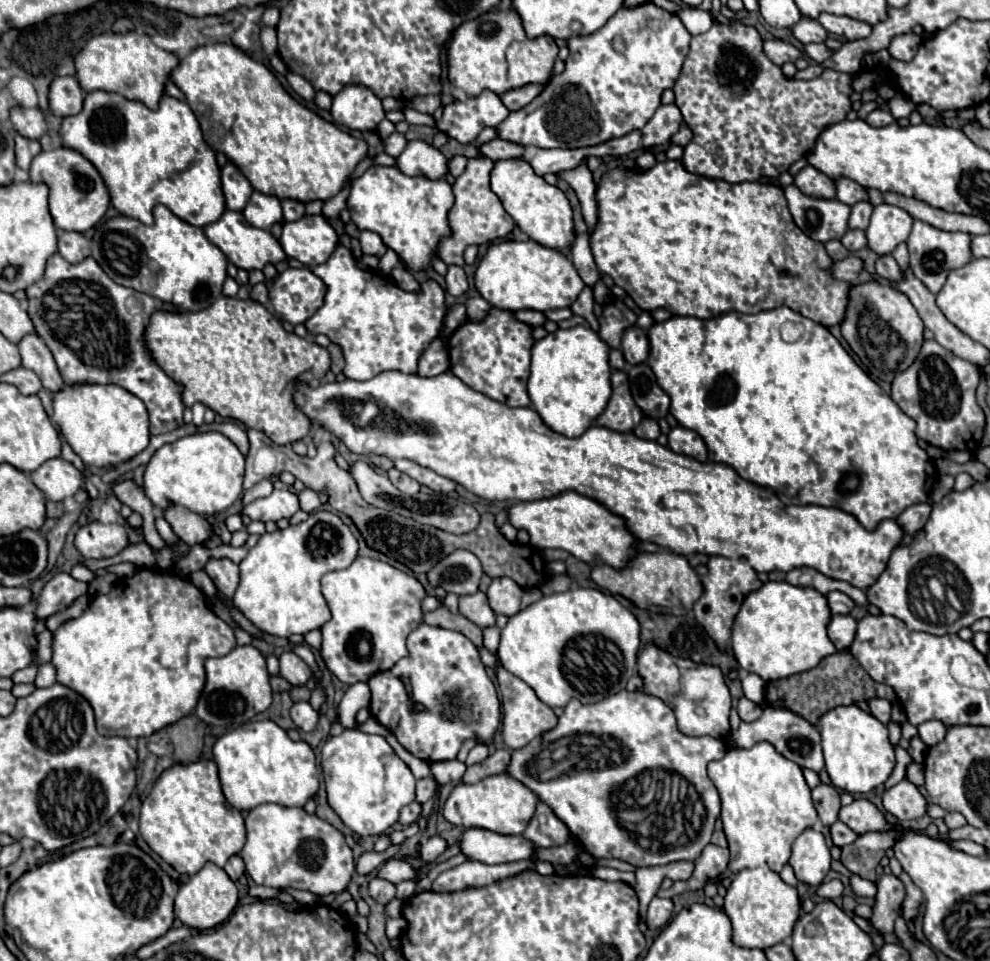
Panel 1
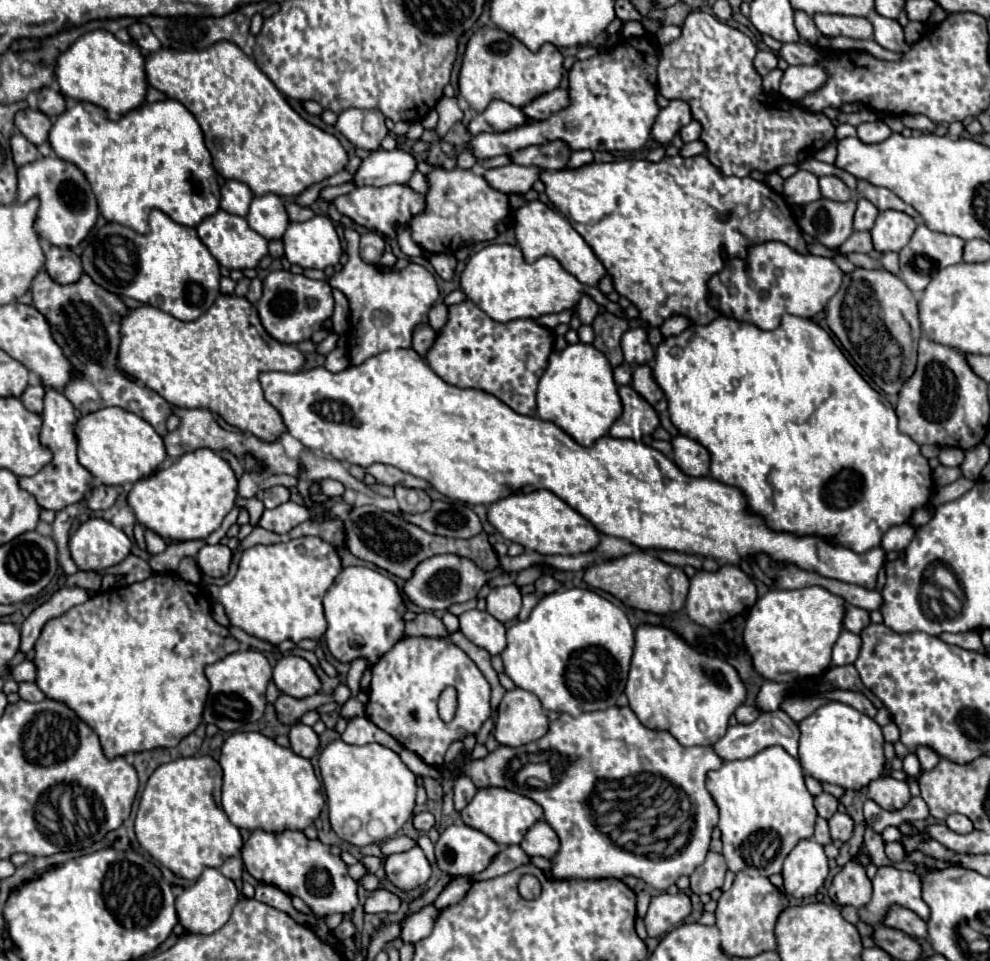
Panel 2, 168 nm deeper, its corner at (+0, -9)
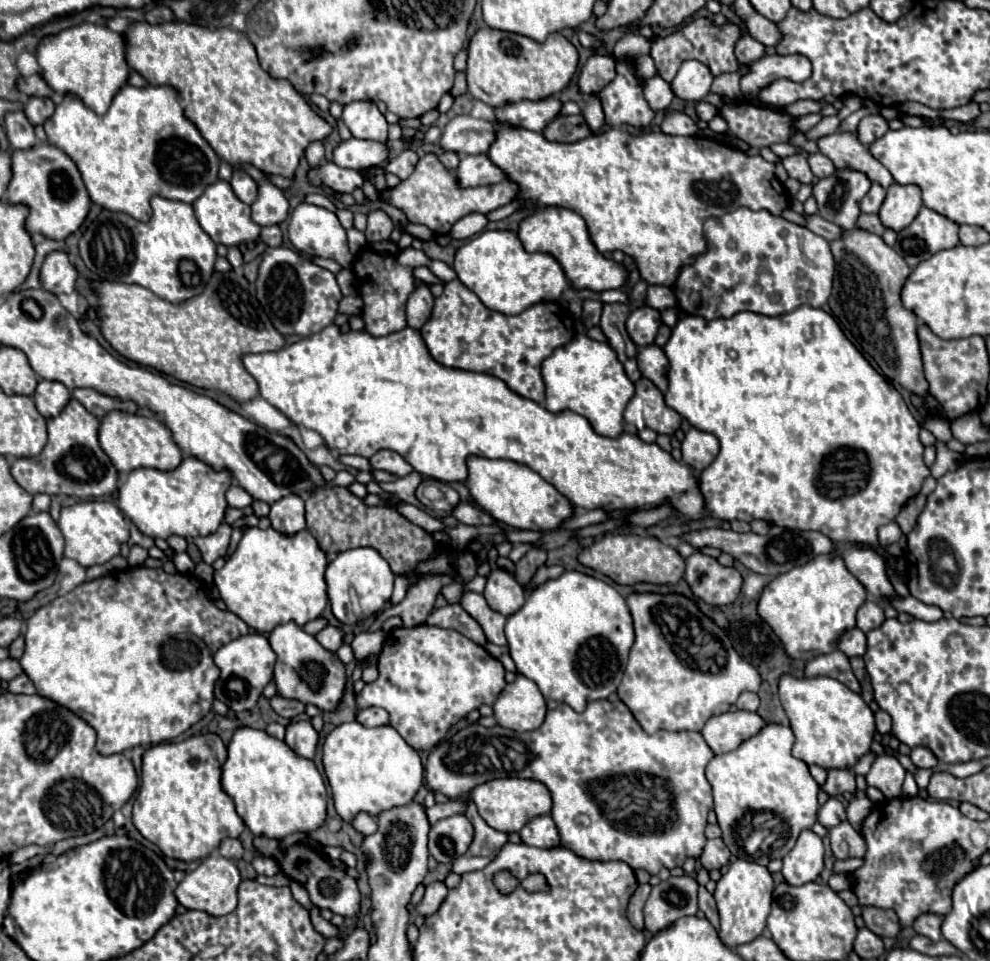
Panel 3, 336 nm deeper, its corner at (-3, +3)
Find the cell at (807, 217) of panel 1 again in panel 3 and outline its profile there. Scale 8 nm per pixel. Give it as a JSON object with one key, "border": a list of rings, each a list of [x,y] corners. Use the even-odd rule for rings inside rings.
{"border":[[[837,169],[837,173],[831,175],[831,177],[825,177],[825,179],[819,179],[819,183],[813,185],[813,197],[817,201],[817,207],[819,207],[819,215],[831,223],[837,223],[841,229],[845,231],[851,231],[855,227],[855,221],[859,217],[859,201],[867,195],[869,187],[871,187],[871,181],[857,173],[857,171],[841,171]]]}

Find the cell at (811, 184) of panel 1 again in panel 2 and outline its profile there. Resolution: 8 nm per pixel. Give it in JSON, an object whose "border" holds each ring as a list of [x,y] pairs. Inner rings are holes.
{"border":[[[796,171],[790,179],[784,181],[784,199],[788,203],[796,205],[806,205],[816,199],[820,199],[820,189],[818,189],[818,177],[812,175],[810,171]]]}

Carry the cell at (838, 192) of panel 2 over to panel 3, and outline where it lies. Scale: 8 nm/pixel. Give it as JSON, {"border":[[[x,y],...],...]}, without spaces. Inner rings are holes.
{"border":[[[821,153],[809,155],[809,165],[811,165],[811,171],[815,173],[815,177],[819,177],[819,179],[829,177],[829,175],[833,175],[837,171],[835,165],[833,165],[833,161],[829,157],[821,155]]]}

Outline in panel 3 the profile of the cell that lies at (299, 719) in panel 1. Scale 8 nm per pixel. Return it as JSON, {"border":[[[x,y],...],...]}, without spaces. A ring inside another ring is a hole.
{"border":[[[295,721],[295,723],[287,725],[285,743],[289,743],[289,747],[297,755],[301,755],[305,759],[313,759],[313,755],[317,751],[317,741],[319,741],[319,733],[311,725],[311,721]]]}

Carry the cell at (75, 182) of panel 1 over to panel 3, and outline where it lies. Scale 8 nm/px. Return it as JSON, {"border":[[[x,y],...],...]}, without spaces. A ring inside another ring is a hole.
{"border":[[[41,143],[27,151],[17,149],[13,155],[13,177],[9,183],[9,201],[11,203],[25,203],[31,213],[27,217],[27,231],[29,233],[43,233],[47,239],[67,239],[75,233],[89,209],[91,199],[87,187],[81,179],[81,173],[69,155],[65,155],[59,147],[51,143]]]}

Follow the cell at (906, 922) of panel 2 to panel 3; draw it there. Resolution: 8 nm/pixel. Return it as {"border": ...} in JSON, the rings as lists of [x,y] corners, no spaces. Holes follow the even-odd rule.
{"border":[[[923,913],[915,919],[913,923],[913,929],[919,933],[919,935],[925,935],[933,941],[939,941],[941,939],[941,915],[935,915],[935,913]]]}

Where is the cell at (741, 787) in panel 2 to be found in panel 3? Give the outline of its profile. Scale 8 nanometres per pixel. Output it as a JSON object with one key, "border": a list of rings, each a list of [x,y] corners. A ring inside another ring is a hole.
{"border":[[[767,723],[757,735],[741,743],[739,749],[723,755],[715,755],[707,765],[707,781],[713,787],[715,813],[723,831],[727,849],[745,861],[767,865],[773,859],[783,859],[793,847],[803,829],[811,829],[817,821],[817,793],[819,785],[809,775],[807,765],[791,755],[795,737],[785,725]]]}

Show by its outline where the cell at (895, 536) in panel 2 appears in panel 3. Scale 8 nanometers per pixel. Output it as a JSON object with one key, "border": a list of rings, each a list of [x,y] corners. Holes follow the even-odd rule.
{"border":[[[895,521],[879,527],[879,543],[885,545],[885,547],[891,545],[891,543],[895,543],[895,541],[899,541],[901,535],[903,535],[903,533],[901,533],[901,527],[899,527]]]}

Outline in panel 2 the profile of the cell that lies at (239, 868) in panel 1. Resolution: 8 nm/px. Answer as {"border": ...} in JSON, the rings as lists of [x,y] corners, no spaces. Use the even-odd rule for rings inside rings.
{"border":[[[230,857],[226,859],[226,863],[220,867],[222,875],[226,875],[228,879],[240,879],[242,877],[242,859],[240,857]]]}

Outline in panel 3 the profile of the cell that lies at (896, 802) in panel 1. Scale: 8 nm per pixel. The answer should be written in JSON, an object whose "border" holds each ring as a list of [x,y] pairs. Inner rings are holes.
{"border":[[[881,755],[871,765],[871,771],[865,775],[867,785],[877,787],[885,799],[897,799],[901,795],[901,785],[905,779],[905,769],[901,763],[891,755]]]}

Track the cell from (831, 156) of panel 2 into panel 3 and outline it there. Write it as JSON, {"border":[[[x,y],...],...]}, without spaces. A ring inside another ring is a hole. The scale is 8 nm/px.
{"border":[[[865,115],[861,119],[861,123],[857,125],[855,135],[863,145],[869,145],[875,139],[879,139],[881,135],[885,135],[887,131],[889,131],[889,123],[887,123],[885,117],[881,117],[881,115]]]}

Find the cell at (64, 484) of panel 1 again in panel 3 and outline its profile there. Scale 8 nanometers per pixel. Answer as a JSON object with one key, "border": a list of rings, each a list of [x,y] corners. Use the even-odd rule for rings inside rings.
{"border":[[[71,399],[59,415],[47,419],[49,439],[41,455],[31,459],[13,459],[11,475],[31,495],[75,495],[79,499],[101,499],[111,495],[117,489],[117,471],[99,447],[97,429],[99,419],[93,417],[77,399]]]}

